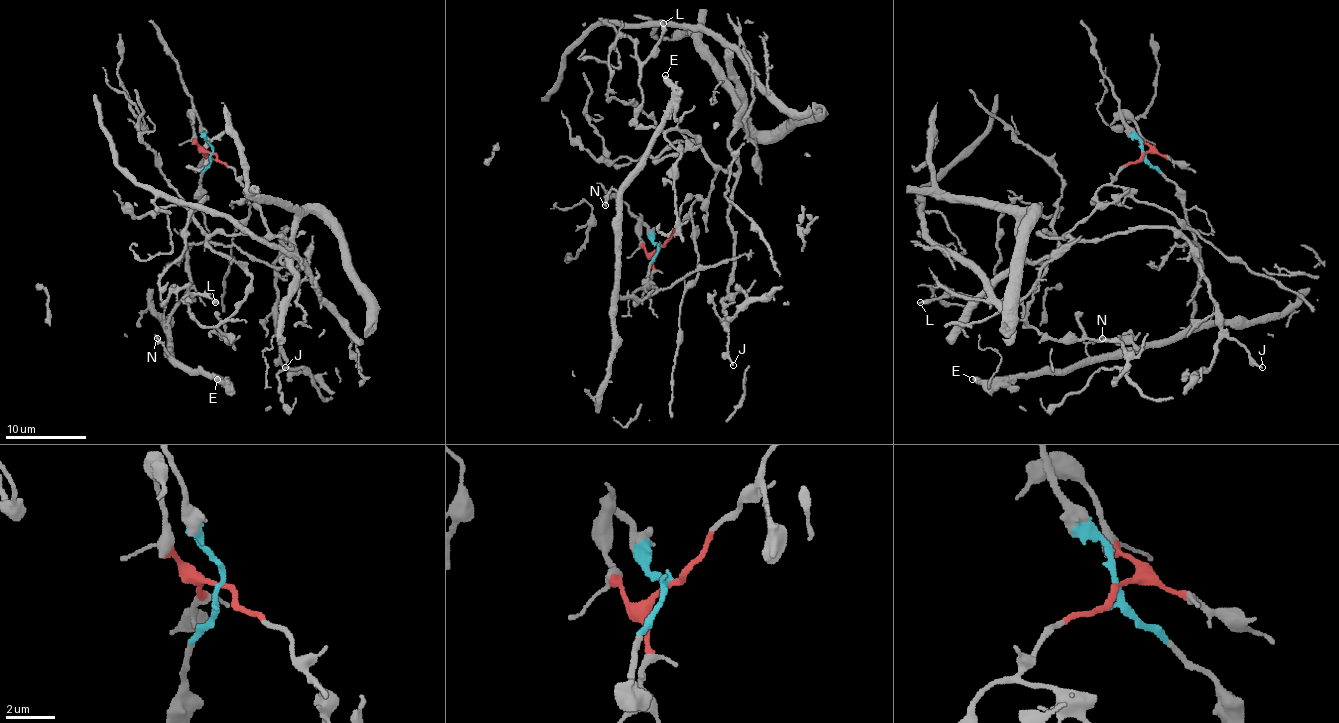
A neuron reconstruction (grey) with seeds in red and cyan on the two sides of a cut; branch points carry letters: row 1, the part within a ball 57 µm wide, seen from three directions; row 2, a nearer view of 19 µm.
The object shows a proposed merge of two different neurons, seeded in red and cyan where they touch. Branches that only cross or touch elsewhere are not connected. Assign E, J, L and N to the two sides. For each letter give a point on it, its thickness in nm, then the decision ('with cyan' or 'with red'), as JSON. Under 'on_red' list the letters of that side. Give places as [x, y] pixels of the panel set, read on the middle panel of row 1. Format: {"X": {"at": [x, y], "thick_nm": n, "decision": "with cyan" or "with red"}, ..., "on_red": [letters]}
{"E": {"at": [665, 75], "thick_nm": 480, "decision": "with cyan"}, "J": {"at": [733, 365], "thick_nm": 140, "decision": "with red"}, "L": {"at": [663, 23], "thick_nm": 380, "decision": "with red"}, "N": {"at": [605, 205], "thick_nm": 240, "decision": "with cyan"}, "on_red": ["J", "L"]}

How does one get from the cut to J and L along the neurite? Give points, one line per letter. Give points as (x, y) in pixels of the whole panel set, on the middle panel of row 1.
J: (660, 246), (696, 200), (708, 196), (720, 169), (736, 178), (728, 218), (734, 276), (722, 301), (732, 365)
L: (660, 246), (708, 196), (716, 167), (692, 141), (658, 161), (700, 141), (635, 119), (639, 67), (664, 22)

